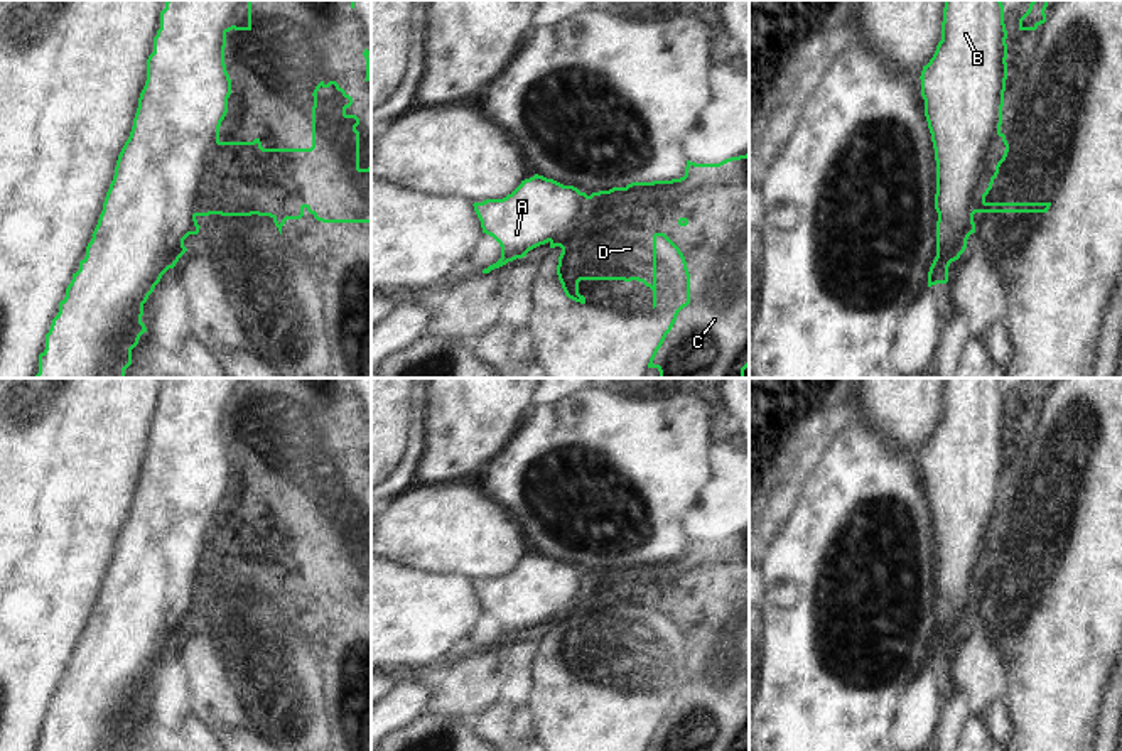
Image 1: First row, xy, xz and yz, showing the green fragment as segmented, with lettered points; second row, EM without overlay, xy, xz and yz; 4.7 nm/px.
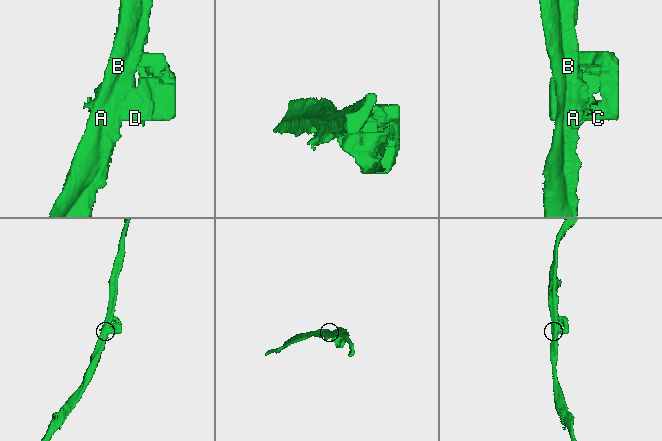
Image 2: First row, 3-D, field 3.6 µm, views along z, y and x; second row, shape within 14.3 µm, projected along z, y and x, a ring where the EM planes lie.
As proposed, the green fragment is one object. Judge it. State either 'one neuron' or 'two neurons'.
two neurons

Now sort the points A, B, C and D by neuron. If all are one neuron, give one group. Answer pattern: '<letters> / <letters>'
A B C / D

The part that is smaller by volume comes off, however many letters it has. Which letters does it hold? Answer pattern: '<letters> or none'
D

